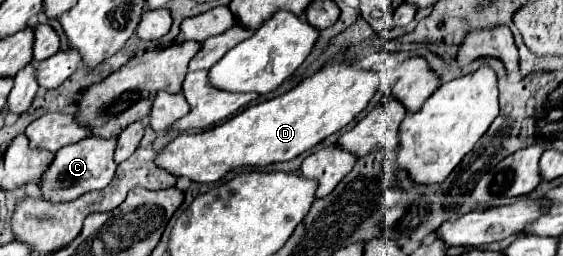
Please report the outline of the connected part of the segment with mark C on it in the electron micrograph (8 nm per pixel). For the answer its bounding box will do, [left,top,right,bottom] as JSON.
[40,136,116,202]

